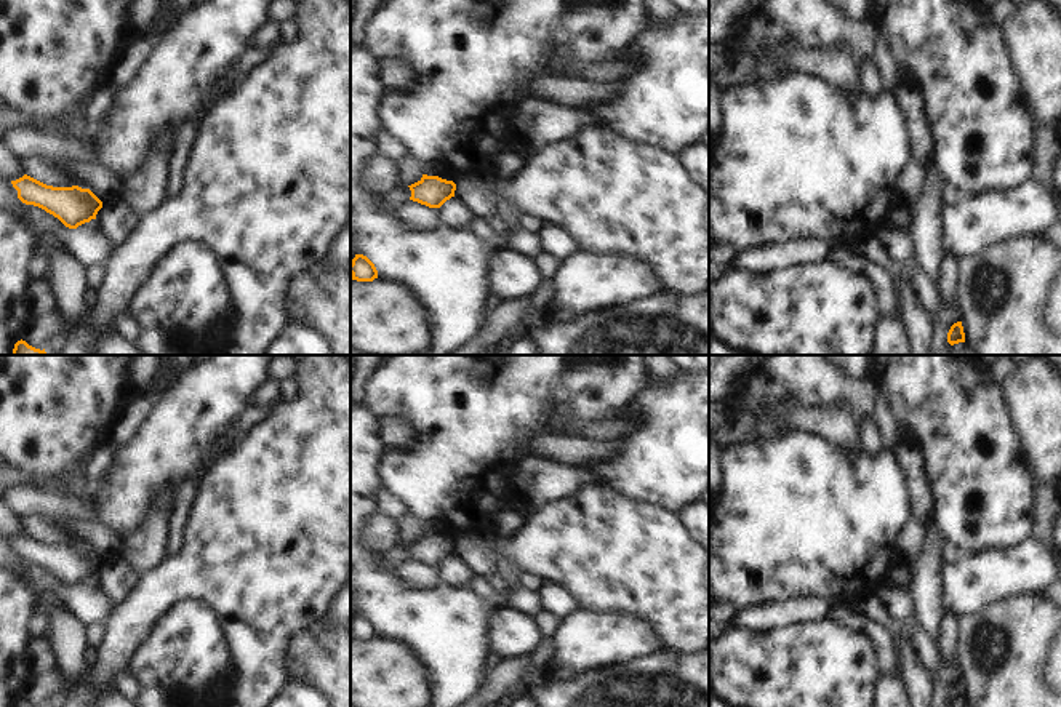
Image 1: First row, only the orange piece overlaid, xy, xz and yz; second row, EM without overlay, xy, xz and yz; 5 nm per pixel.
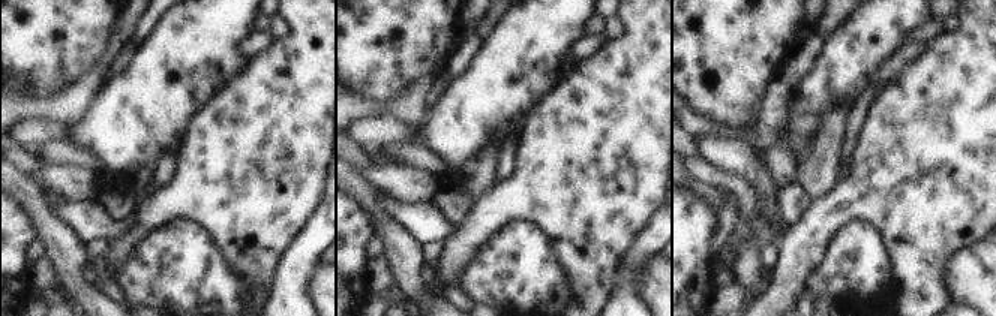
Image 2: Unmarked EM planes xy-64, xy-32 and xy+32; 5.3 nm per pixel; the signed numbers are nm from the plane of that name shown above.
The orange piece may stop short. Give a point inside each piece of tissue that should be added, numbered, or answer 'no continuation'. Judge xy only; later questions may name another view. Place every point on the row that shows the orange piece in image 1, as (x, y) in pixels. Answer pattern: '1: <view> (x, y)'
no continuation

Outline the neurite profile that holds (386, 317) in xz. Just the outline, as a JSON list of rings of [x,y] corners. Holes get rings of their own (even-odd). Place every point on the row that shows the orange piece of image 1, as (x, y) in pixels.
[[[350,282],[350,349],[362,355],[418,355],[432,347],[429,309],[402,282]]]

